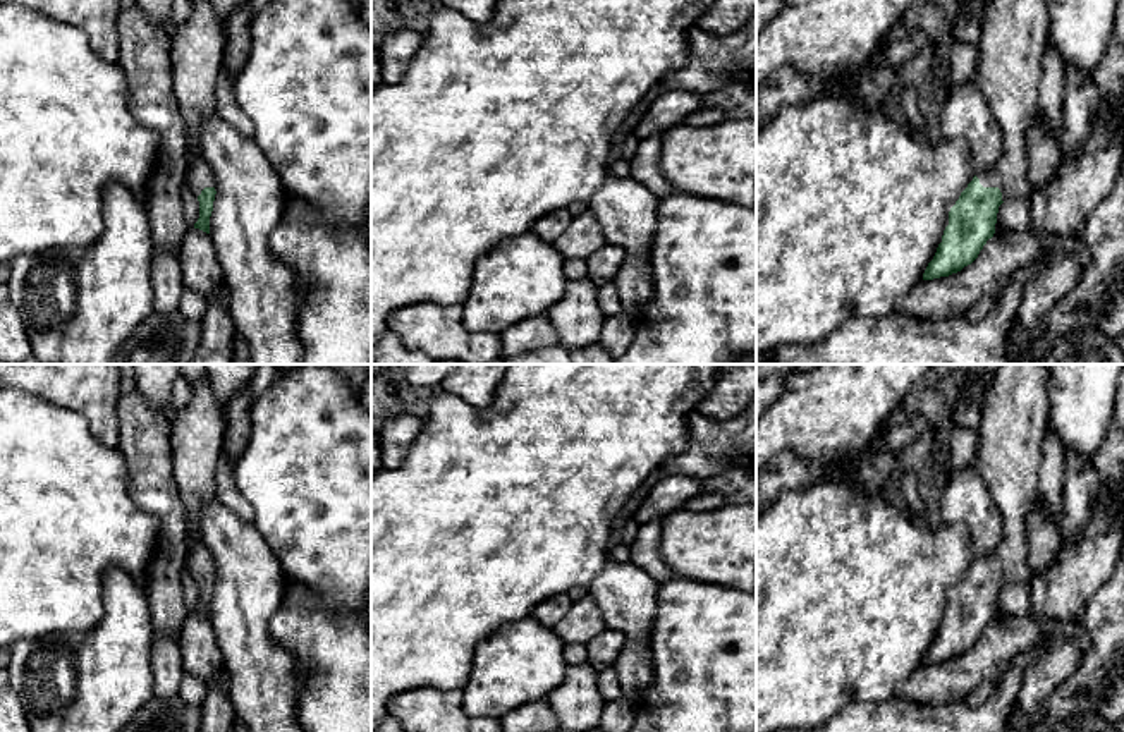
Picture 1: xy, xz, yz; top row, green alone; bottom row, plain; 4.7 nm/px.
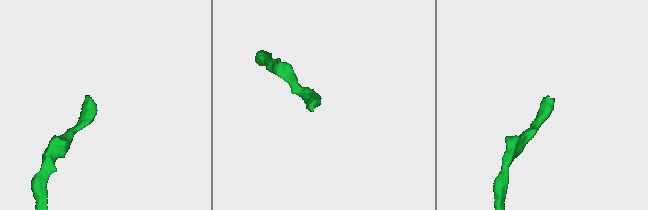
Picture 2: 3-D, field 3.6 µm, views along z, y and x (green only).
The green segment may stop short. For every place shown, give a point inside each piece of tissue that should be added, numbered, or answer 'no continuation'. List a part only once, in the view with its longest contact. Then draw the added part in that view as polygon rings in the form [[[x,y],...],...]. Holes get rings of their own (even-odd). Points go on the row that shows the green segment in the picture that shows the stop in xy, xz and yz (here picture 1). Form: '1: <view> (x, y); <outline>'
1: yz (1013, 31); [[[992,0],[980,24],[976,82],[1002,131],[1002,156],[976,177],[999,187],[1004,203],[1031,199],[1028,129],[1040,117],[1047,0]]]

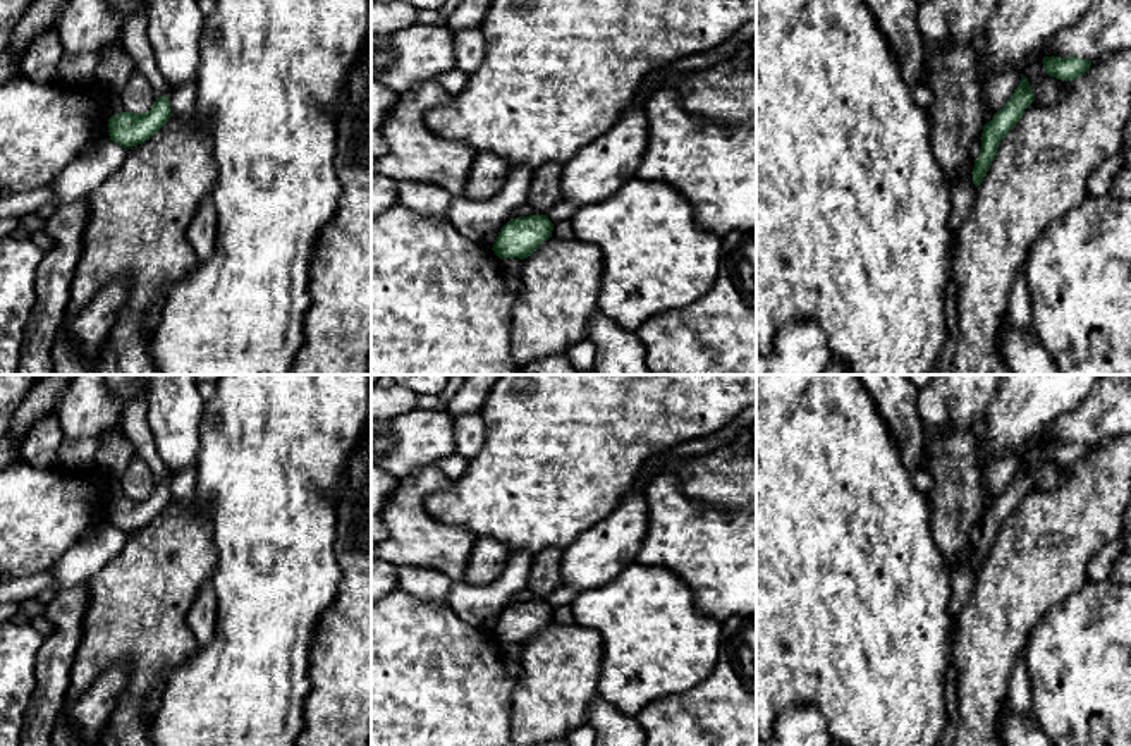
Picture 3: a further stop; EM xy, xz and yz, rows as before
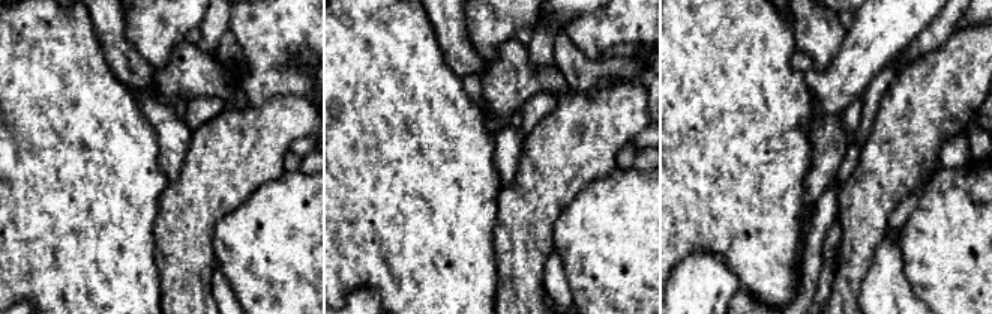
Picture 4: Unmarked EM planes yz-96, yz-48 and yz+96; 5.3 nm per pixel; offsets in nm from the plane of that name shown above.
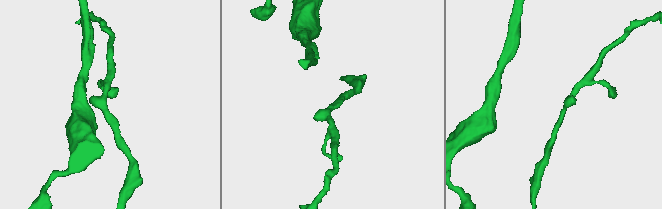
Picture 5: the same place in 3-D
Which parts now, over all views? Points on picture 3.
no continuation

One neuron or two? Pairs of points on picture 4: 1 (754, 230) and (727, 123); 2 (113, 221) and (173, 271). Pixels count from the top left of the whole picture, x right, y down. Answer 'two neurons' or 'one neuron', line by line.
1: one neuron
2: two neurons

